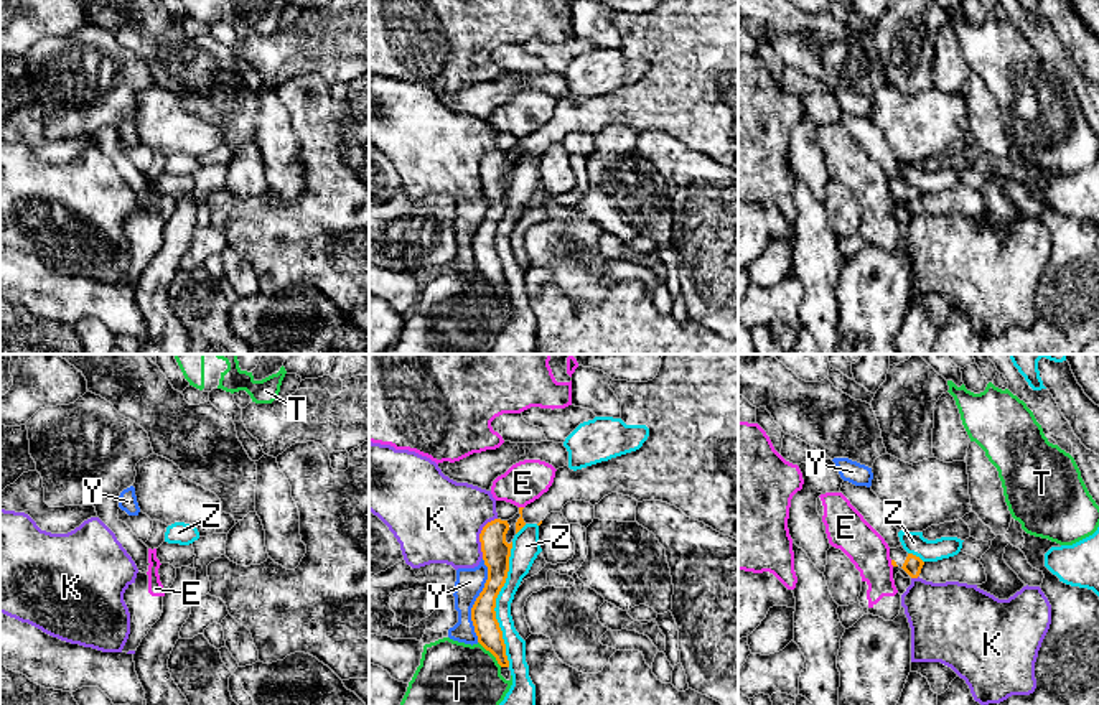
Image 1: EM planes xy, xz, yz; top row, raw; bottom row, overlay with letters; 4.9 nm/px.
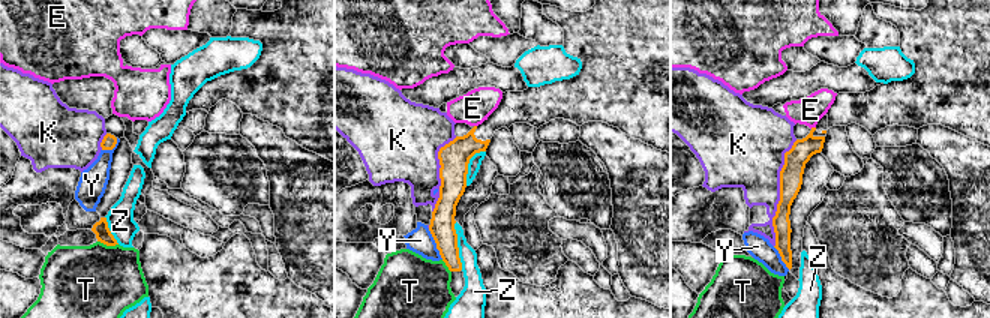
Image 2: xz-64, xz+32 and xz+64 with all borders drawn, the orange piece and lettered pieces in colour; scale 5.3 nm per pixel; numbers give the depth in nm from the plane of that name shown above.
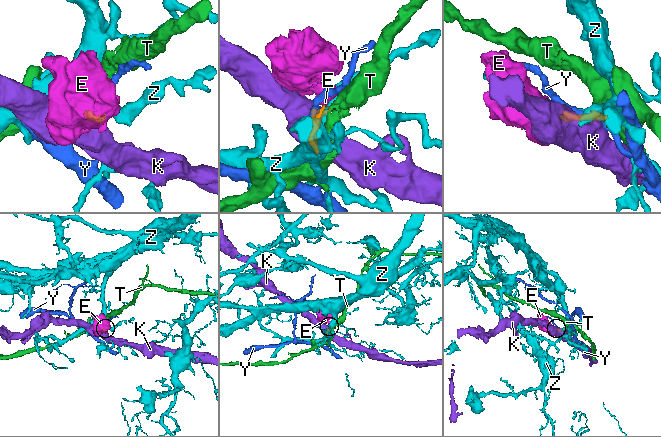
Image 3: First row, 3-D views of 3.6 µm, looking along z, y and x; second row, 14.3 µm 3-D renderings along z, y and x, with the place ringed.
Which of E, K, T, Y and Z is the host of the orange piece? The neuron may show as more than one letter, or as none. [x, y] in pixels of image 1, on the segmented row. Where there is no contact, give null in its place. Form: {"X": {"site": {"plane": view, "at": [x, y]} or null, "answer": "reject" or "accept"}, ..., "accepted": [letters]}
{"E": {"site": {"plane": "yz", "at": [892, 564]}, "answer": "reject"}, "K": {"site": {"plane": "xz", "at": [480, 536]}, "answer": "reject"}, "T": {"site": {"plane": "xz", "at": [491, 653]}, "answer": "reject"}, "Y": {"site": {"plane": "xz", "at": [477, 600]}, "answer": "reject"}, "Z": {"site": {"plane": "xz", "at": [495, 605]}, "answer": "reject"}, "accepted": []}

